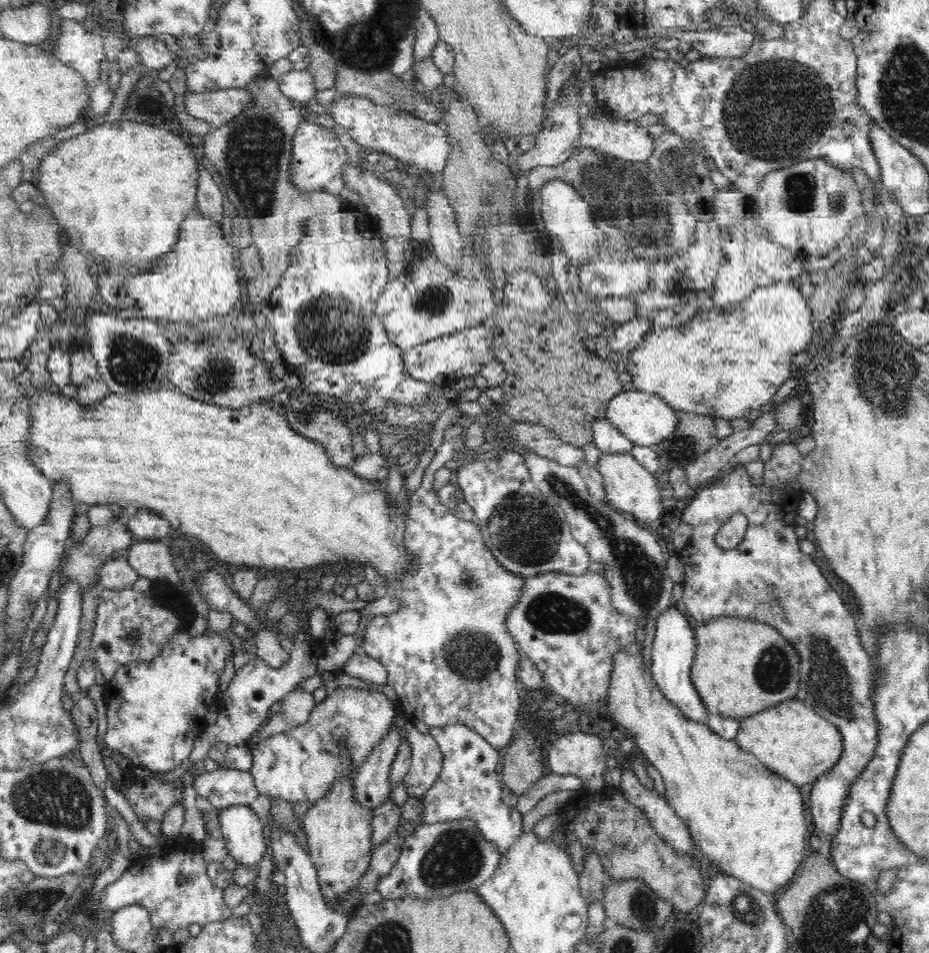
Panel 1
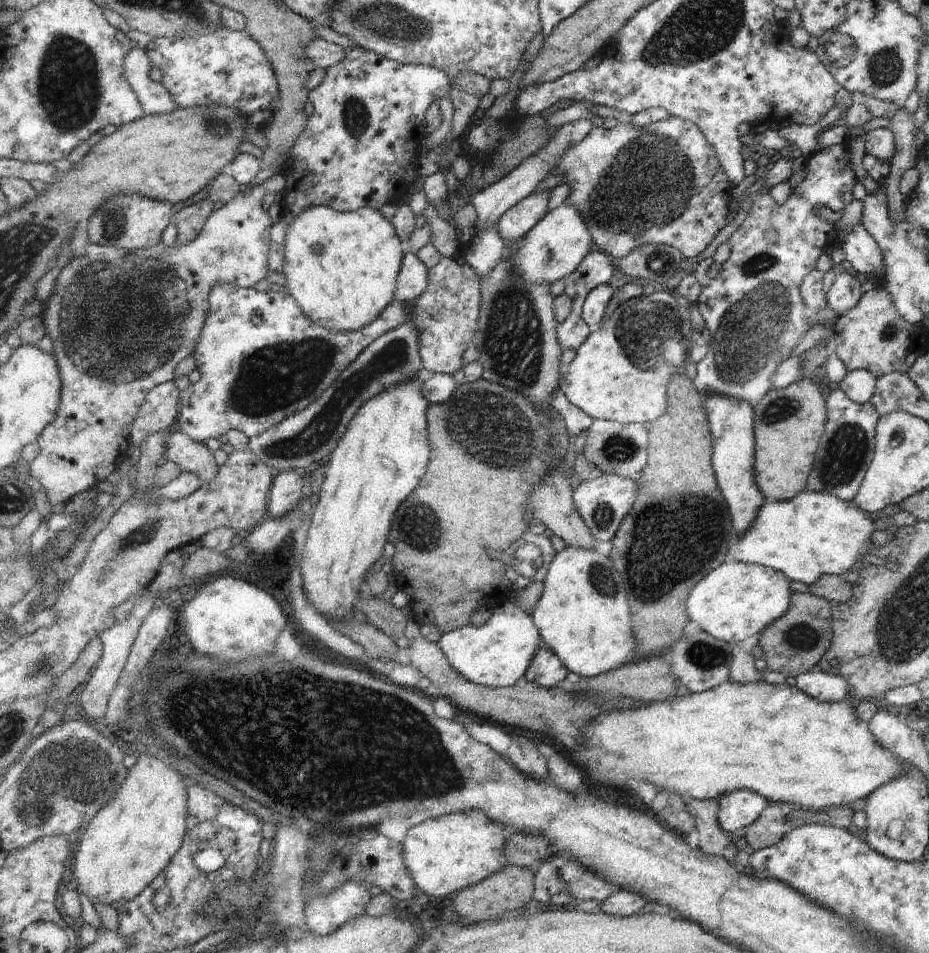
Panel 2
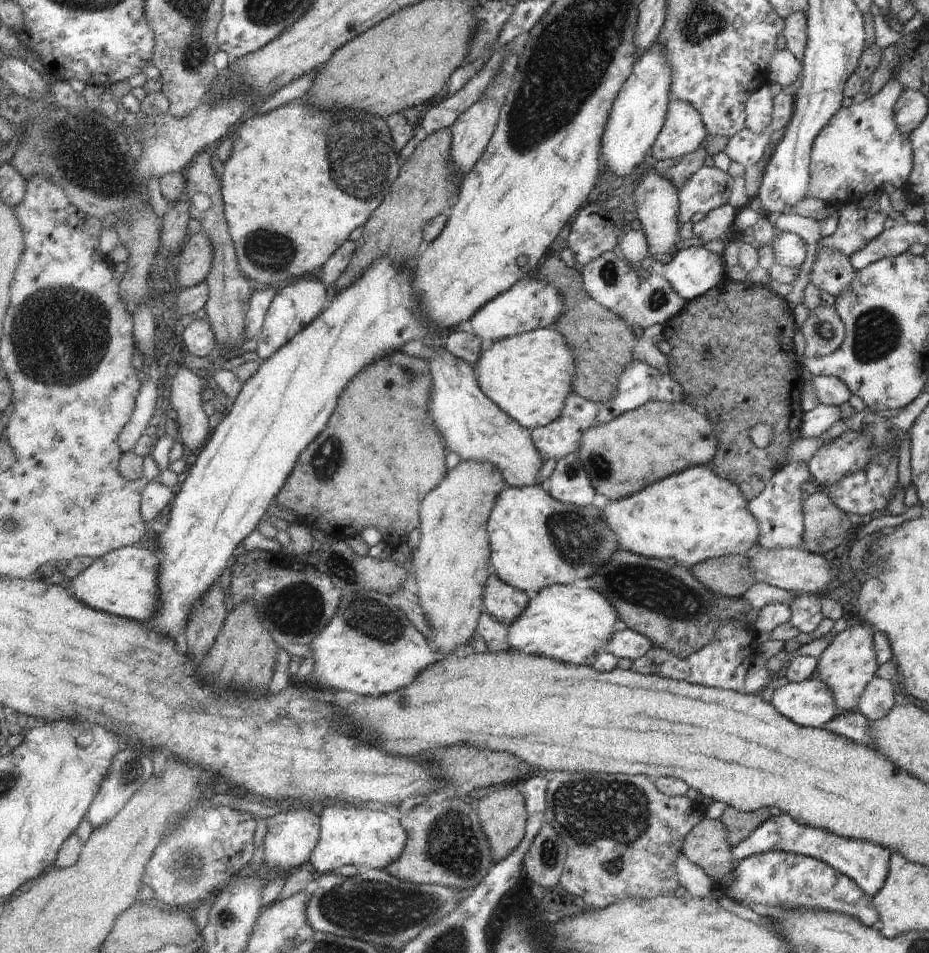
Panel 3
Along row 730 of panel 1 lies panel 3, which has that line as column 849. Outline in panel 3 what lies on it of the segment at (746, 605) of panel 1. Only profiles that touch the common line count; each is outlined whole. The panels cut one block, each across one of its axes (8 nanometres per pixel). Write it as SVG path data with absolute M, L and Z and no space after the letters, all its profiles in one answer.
M788 814L770 816L732 850L734 859L744 859L767 851L785 851L816 858L850 878L868 897L883 886L887 876L890 850L867 841L838 837L815 827L795 822Z

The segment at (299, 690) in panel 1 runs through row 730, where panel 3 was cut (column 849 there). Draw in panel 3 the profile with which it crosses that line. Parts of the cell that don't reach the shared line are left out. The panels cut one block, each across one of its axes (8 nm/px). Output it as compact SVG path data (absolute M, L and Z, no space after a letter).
M823 247L815 253L808 282L836 297L849 286L853 271L854 268L845 255L838 250Z

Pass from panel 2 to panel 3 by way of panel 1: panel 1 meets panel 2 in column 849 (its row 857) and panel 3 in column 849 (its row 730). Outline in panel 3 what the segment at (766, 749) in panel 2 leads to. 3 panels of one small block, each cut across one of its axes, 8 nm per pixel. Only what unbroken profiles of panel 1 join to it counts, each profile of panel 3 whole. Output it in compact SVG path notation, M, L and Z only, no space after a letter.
M859 621L859 624L847 627L836 634L831 643L818 656L817 679L824 682L832 692L833 704L838 714L851 714L856 710L858 698L877 670L878 666L872 647L872 632L873 628Z

